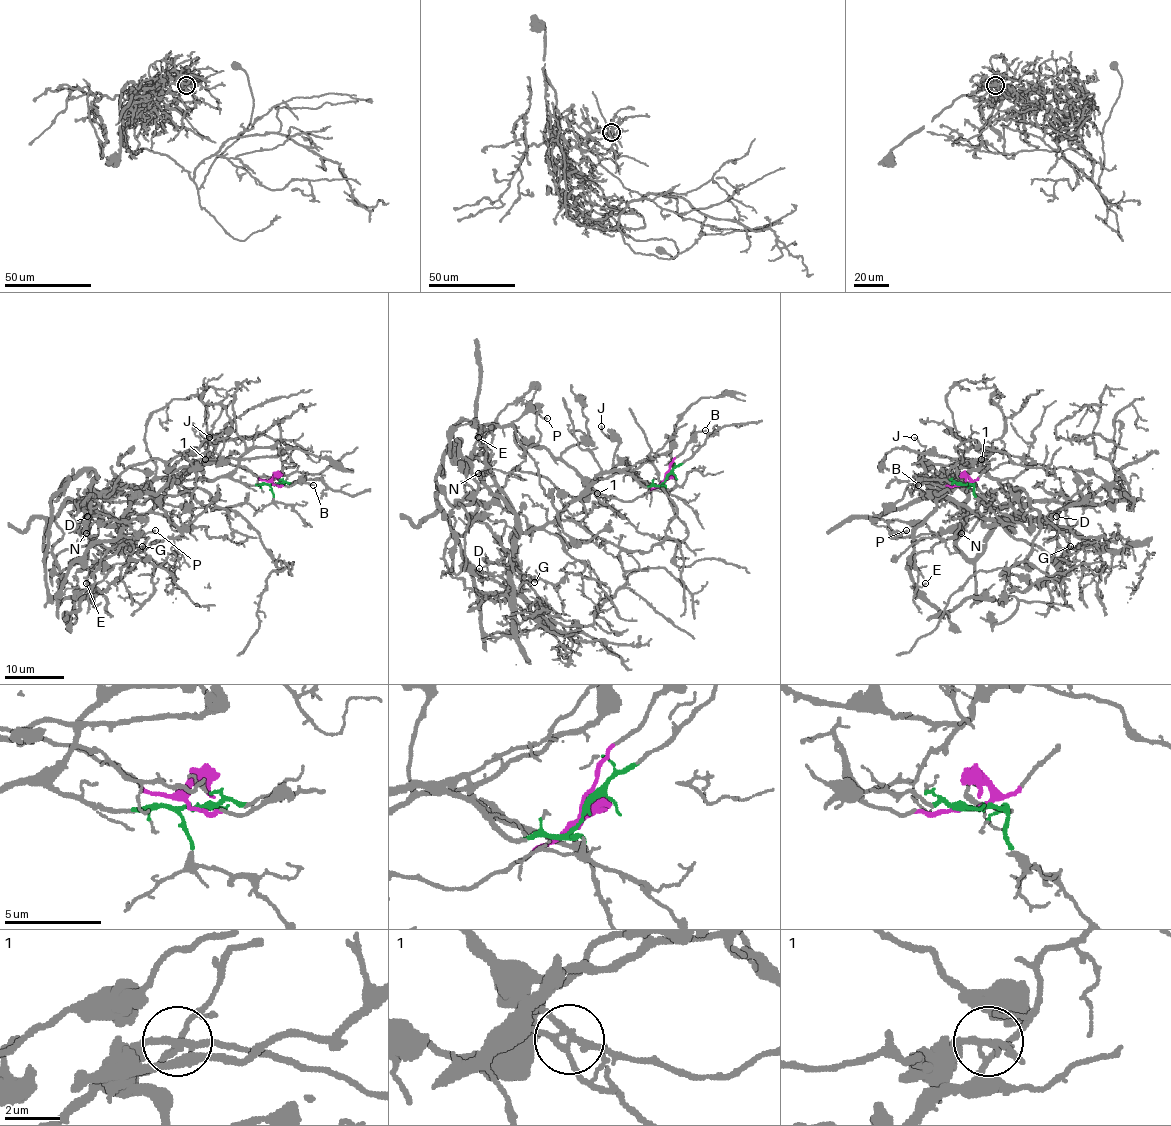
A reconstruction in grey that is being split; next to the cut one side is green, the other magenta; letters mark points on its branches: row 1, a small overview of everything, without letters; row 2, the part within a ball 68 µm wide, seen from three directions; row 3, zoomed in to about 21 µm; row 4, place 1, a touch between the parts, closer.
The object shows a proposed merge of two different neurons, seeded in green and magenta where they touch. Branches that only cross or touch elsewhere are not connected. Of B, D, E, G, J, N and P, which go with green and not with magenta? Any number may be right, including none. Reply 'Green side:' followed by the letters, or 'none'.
Green side: D, E, G, N

